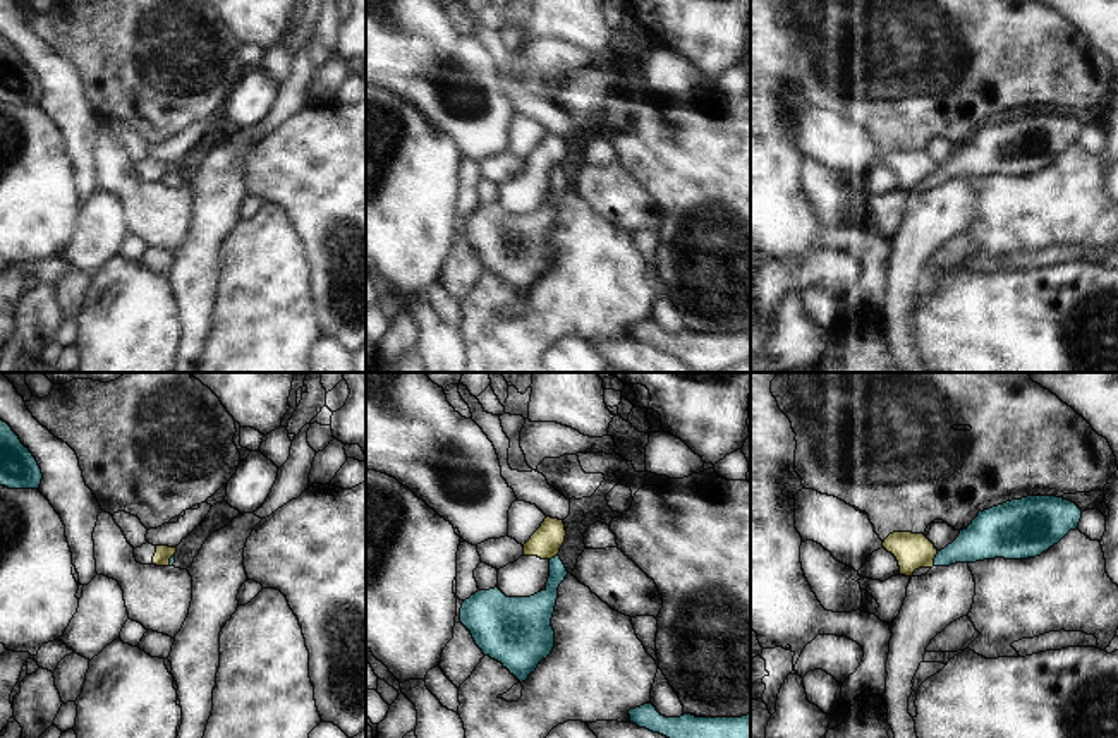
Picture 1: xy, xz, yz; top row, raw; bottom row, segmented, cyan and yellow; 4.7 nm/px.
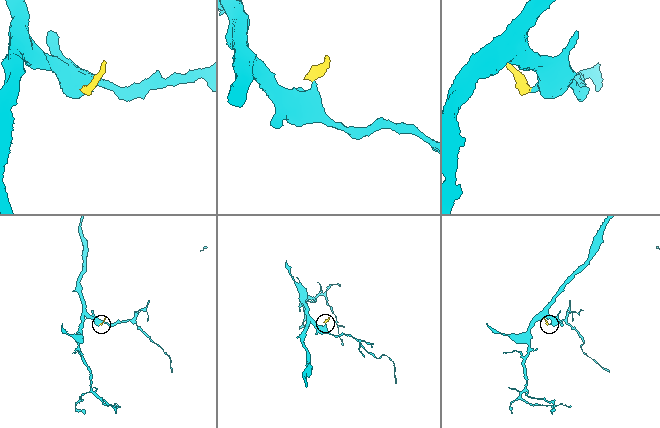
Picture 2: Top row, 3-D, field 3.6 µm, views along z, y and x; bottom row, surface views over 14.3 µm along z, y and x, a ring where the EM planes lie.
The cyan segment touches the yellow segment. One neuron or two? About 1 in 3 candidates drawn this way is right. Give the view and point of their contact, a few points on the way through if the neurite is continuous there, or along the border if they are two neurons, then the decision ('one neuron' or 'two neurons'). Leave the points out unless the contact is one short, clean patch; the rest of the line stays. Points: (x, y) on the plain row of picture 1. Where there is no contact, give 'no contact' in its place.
meets cyan in yz at (935, 174); border along yz (938, 167), (933, 181); two neurons

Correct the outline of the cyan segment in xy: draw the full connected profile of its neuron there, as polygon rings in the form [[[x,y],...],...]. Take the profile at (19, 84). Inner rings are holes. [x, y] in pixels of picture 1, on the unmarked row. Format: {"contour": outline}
{"contour": [[[0,34],[0,101],[39,105],[41,84],[12,43]]]}

